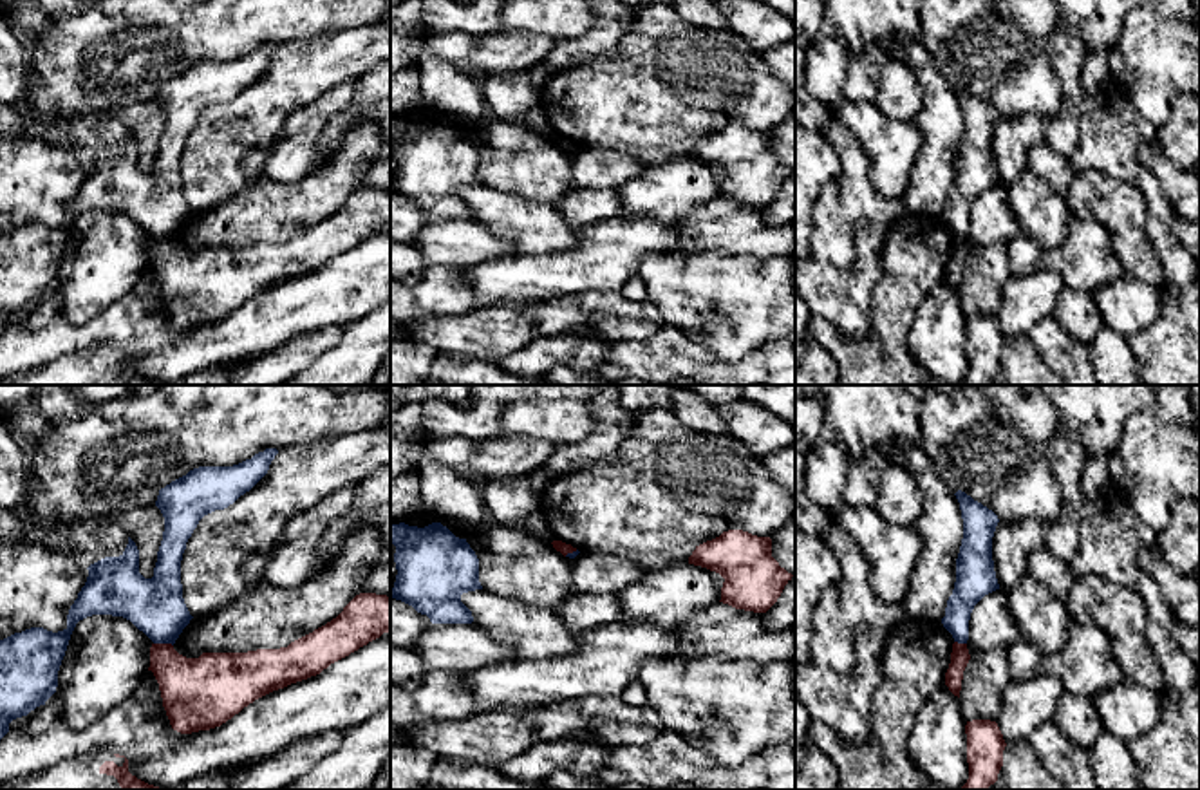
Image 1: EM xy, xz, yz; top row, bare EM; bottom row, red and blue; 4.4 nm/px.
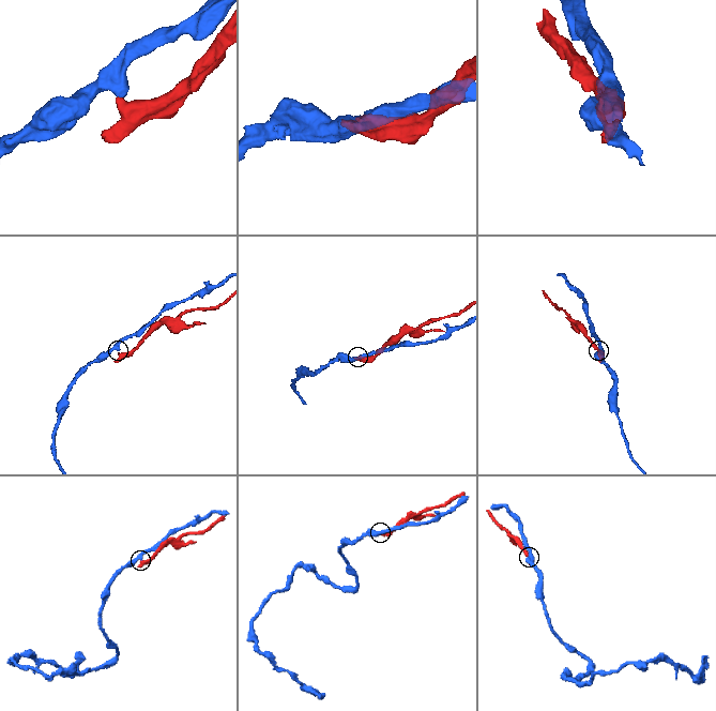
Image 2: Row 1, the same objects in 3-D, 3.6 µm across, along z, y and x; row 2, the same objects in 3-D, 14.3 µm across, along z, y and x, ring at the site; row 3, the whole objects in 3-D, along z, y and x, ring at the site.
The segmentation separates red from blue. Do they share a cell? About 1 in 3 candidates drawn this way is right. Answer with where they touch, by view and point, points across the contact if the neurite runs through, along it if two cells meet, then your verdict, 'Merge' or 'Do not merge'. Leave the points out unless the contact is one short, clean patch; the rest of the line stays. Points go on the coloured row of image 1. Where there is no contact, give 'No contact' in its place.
Touches red at xy (163, 644). Boundary: xy (154, 642), (168, 642), (172, 646). Do not merge

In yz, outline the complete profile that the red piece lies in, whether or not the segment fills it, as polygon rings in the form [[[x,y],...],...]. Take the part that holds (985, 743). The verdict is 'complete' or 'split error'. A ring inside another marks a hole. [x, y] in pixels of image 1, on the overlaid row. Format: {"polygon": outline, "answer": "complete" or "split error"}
{"polygon": [[[972,719],[965,725],[969,779],[960,790],[987,790],[998,781],[1007,747],[996,721]]], "answer": "complete"}

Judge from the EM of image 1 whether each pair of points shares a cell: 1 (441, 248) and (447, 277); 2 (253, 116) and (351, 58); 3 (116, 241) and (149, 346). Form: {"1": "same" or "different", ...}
{"1": "different", "2": "same", "3": "different"}

